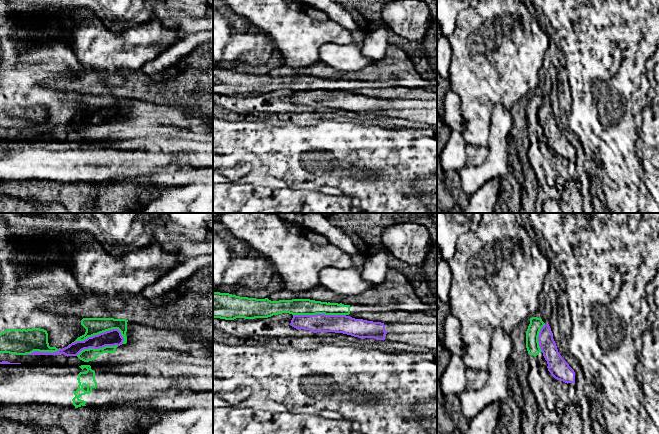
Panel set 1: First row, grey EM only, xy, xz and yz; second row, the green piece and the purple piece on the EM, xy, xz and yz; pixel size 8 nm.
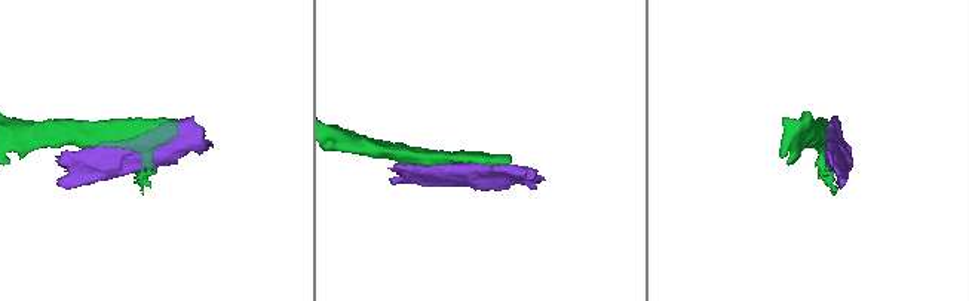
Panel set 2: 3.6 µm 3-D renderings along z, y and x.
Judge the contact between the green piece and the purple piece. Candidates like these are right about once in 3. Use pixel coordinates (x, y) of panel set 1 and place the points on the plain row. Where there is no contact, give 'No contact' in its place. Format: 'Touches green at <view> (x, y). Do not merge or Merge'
Touches green at xy (99, 109). Do not merge

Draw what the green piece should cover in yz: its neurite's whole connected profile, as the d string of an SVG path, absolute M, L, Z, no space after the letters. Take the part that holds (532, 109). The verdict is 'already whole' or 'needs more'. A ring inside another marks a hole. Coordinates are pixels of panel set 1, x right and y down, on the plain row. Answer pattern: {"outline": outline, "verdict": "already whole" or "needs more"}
{"outline": "M532 93L530 94L530 100L526 107L526 124L528 130L537 132L541 129L539 123L538 112L541 104L545 101L541 94Z", "verdict": "already whole"}

